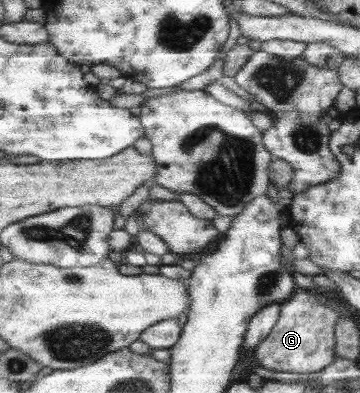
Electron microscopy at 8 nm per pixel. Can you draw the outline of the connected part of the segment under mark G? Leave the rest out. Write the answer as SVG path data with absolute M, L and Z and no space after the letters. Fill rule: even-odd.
M296 287L289 299L279 305L279 312L268 335L254 348L253 355L258 367L274 371L274 373L314 373L324 369L335 360L335 341L333 327L340 312L320 304L313 296L313 290Z

